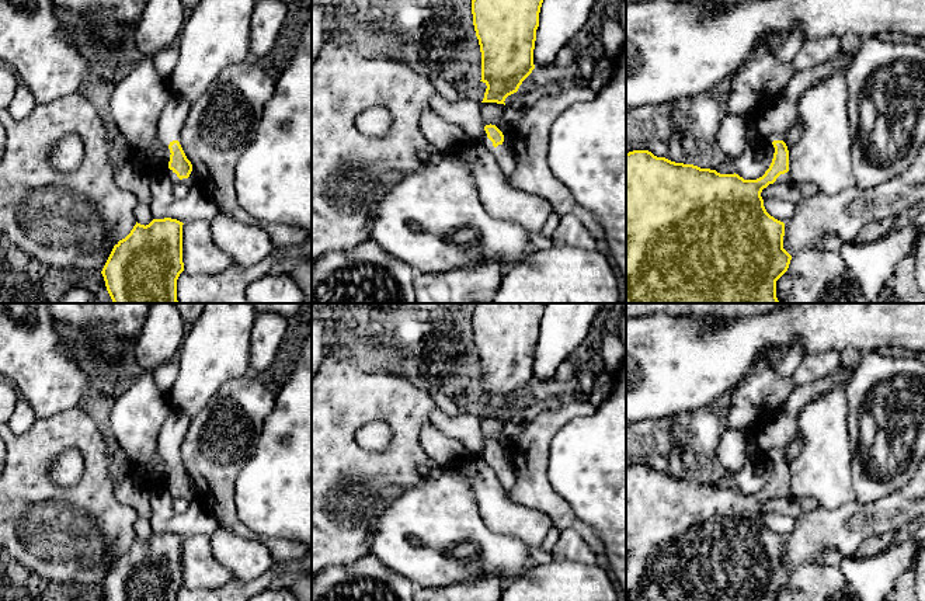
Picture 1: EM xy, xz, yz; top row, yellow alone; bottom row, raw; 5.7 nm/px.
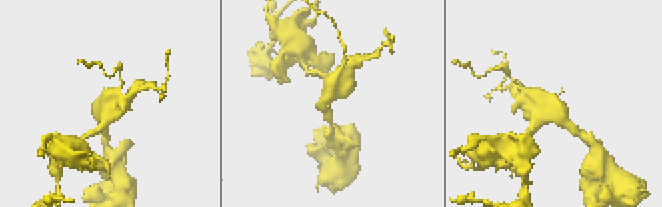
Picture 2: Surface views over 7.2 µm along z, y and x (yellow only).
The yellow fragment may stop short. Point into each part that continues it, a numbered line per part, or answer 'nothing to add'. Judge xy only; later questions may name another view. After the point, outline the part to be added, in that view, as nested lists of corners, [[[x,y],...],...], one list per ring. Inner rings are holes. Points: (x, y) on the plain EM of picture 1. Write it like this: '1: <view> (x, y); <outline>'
1: xy (191, 494); [[[167,479],[167,483],[166,483],[166,489],[170,493],[170,496],[173,497],[173,500],[174,498],[188,498],[188,500],[195,500],[197,498],[197,489],[194,486],[194,482],[192,482],[192,486],[191,486],[188,493],[180,494],[177,491],[177,489],[173,484],[168,483],[168,479]]]

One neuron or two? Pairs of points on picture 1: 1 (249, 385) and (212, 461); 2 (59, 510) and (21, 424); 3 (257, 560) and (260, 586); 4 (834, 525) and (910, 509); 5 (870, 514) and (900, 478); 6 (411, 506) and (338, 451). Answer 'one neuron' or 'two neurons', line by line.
1: one neuron
2: two neurons
3: two neurons
4: one neuron
5: two neurons
6: two neurons

